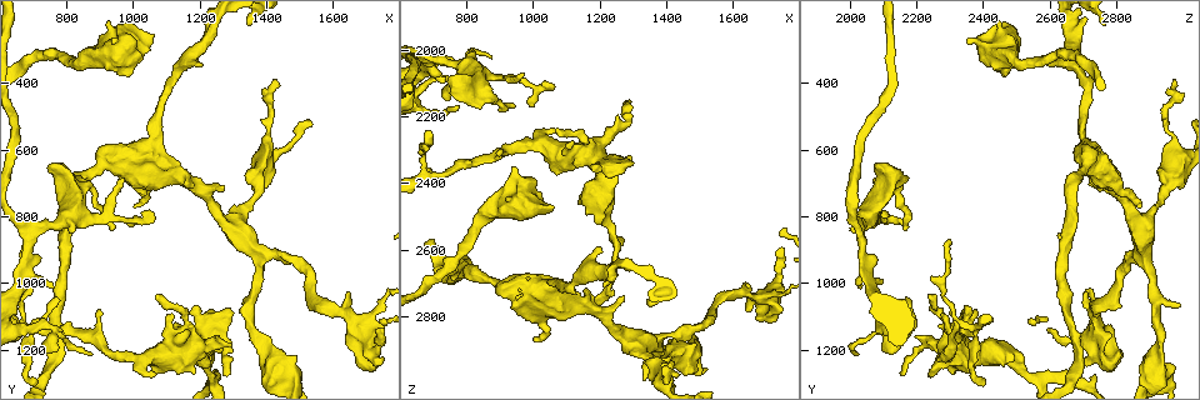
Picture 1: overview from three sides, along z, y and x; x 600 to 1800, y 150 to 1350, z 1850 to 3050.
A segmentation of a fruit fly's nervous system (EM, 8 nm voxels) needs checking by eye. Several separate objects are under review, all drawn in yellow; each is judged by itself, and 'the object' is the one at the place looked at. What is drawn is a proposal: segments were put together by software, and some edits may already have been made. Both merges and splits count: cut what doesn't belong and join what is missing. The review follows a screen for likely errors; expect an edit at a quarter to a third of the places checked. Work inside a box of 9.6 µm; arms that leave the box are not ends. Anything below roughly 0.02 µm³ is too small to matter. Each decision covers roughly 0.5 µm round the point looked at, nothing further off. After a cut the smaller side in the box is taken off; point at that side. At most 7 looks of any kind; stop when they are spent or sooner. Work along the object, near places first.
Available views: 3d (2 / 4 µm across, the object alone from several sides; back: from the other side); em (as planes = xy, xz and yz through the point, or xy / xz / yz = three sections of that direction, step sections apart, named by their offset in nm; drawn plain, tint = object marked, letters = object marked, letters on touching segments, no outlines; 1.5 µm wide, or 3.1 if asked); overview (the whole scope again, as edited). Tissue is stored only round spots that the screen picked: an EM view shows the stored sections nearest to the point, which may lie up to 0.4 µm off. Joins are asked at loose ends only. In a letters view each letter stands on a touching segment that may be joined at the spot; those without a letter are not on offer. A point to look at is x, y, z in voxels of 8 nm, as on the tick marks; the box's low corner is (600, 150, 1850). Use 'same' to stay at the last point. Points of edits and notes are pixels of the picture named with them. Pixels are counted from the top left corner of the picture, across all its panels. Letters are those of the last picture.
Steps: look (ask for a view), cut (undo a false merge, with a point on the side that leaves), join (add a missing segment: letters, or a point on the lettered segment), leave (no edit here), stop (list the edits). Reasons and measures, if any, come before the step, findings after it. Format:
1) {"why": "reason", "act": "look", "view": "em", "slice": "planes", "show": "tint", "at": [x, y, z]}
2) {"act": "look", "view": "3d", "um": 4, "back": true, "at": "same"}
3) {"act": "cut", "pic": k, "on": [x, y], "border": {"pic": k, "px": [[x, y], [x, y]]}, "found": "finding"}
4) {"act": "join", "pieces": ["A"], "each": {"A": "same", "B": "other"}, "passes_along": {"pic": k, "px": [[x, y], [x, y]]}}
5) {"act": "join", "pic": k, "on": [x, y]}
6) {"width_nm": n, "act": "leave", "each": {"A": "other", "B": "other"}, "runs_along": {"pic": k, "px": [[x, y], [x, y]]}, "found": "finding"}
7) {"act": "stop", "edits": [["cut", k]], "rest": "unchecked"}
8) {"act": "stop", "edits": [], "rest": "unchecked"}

{"why": "an open end", "act": "look", "view": "em", "slice": "planes", "show": "plain", "at": [1010, 770, 2870]}

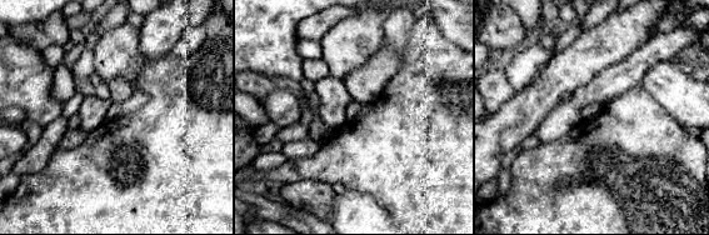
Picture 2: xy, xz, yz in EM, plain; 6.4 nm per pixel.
{"act": "look", "view": "em", "slice": "planes", "show": "letters", "at": "same"}

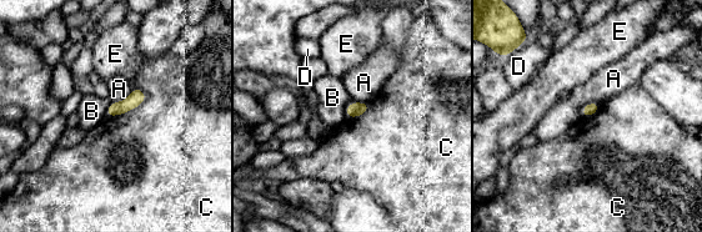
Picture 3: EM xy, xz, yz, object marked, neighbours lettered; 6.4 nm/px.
{"act": "leave", "each": {"A": "other", "B": "other", "C": "other", "D": "other", "E": "other"}, "found": "no lettered segment goes on from it"}

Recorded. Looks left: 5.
{"why": "branch stops here", "act": "look", "view": "3d", "um": 4, "back": true, "at": [1060, 260, 2470]}

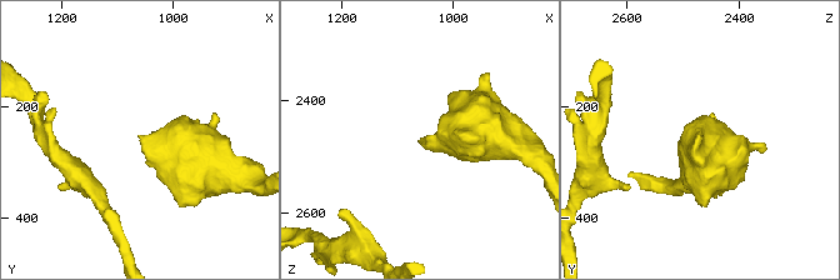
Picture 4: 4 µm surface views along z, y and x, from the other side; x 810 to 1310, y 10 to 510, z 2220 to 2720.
{"act": "look", "view": "em", "slice": "planes", "show": "letters", "at": [1060, 250, 2475]}

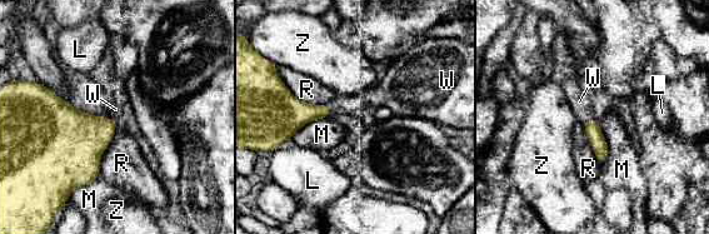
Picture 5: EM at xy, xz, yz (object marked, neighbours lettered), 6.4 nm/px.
{"act": "join", "pieces": ["W"], "each": {"L": "other", "M": "other", "R": "other", "W": "same", "Z": "other"}, "passes_along": {"pic": 5, "px": [[592, 127], [588, 119], [579, 101]]}, "found": "the neuron continues"}

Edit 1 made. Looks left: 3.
{"why": "see it whole again", "act": "look", "view": "overview"}

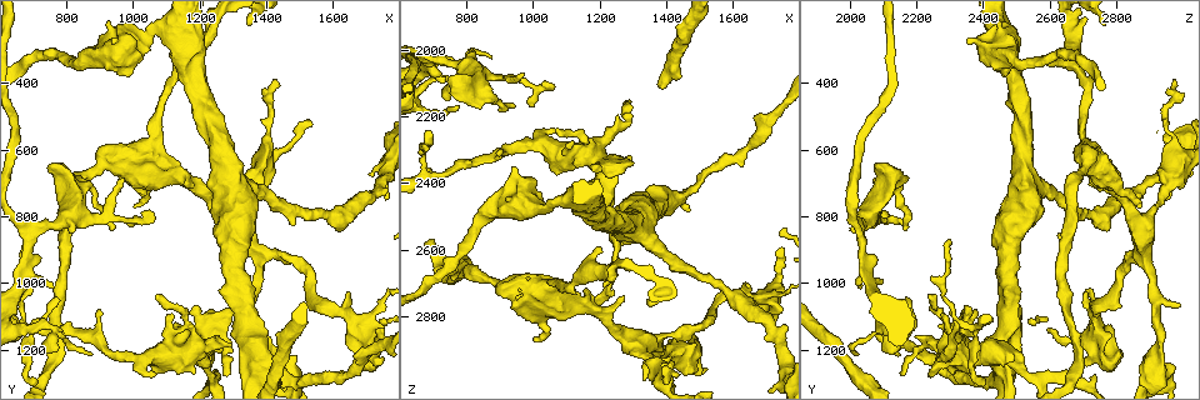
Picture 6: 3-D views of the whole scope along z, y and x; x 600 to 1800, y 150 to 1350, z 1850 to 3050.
{"why": "thin end", "act": "look", "view": "em", "slice": "xy", "step": 4, "show": "tint", "at": [740, 990, 2090]}

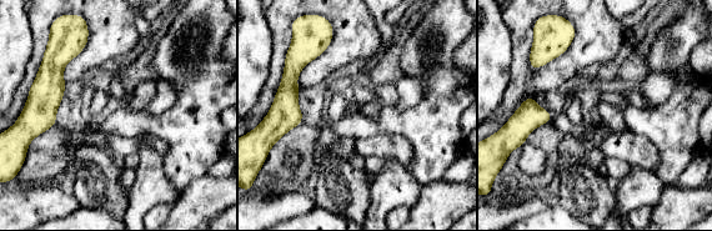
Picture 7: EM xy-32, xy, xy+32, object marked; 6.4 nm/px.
{"why": "another direction", "act": "look", "view": "em", "slice": "yz", "step": 4, "show": "letters", "at": "same"}

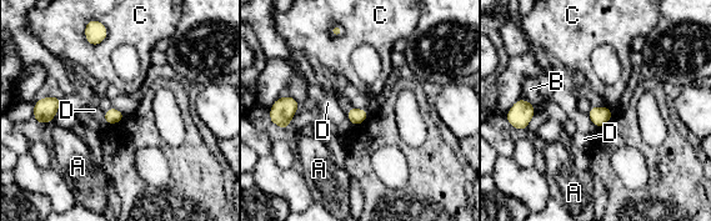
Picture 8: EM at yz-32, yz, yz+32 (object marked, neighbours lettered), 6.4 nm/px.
{"act": "leave", "each": {"A": "other", "B": "other", "C": "other", "D": "other"}, "found": "no lettered segment goes on from it"}

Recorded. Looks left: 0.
{"act": "stop", "edits": [["join", 5]], "rest": "unchecked"}

